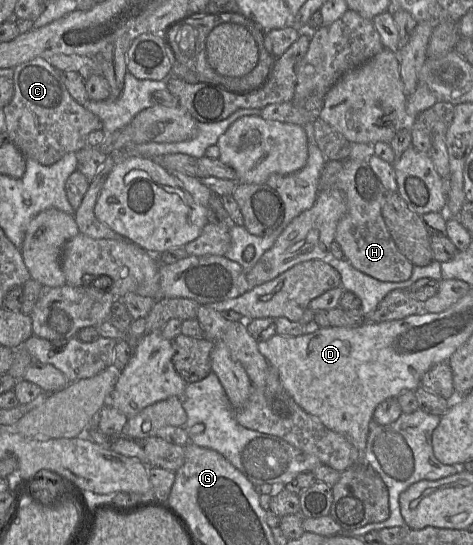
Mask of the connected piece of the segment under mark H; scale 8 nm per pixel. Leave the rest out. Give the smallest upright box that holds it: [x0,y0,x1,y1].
[319,159,414,282]

